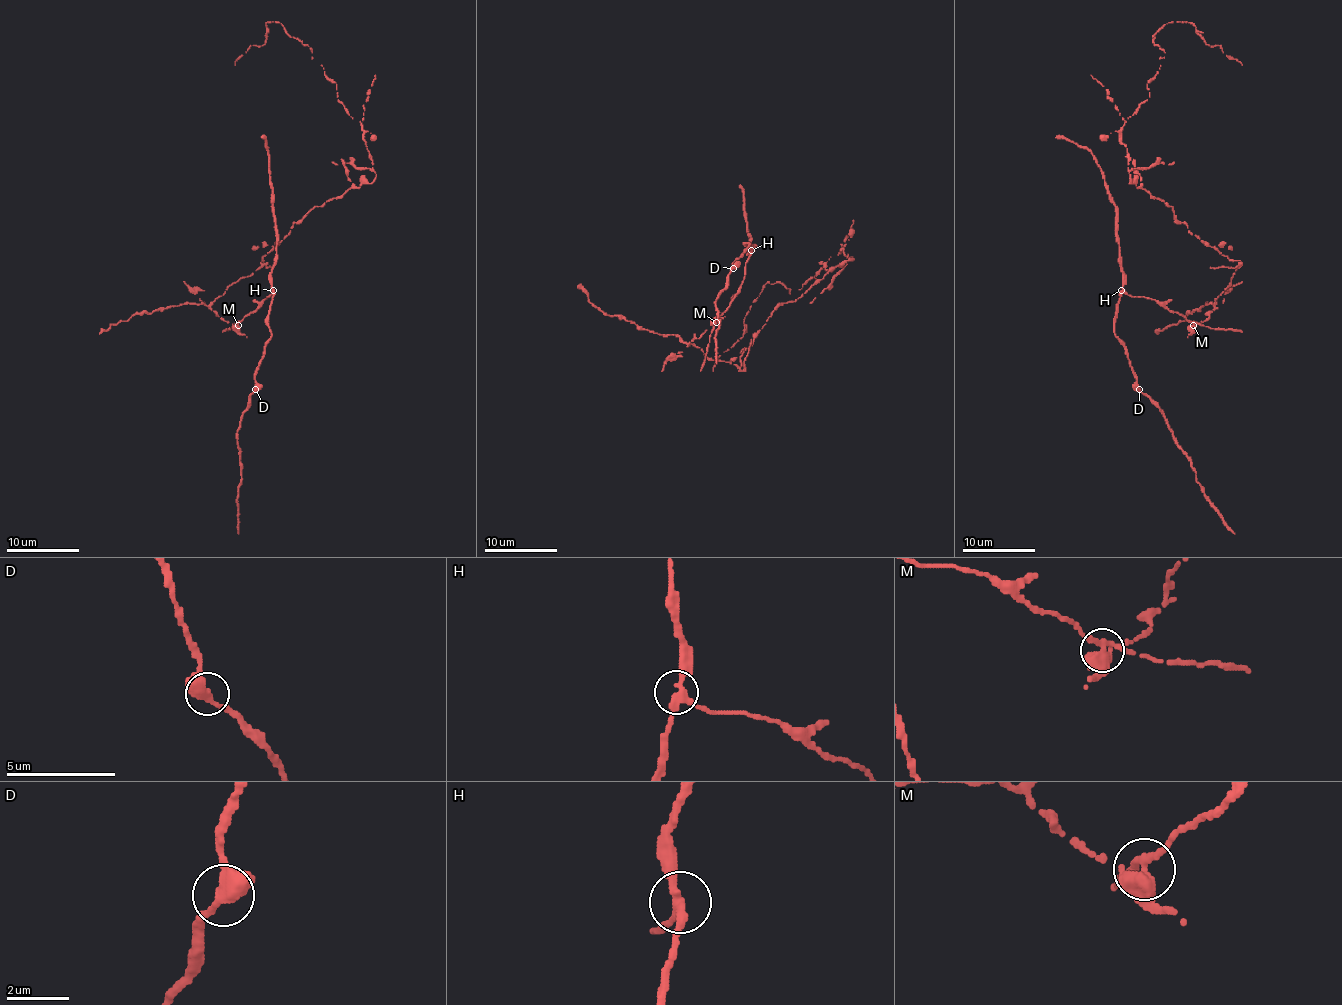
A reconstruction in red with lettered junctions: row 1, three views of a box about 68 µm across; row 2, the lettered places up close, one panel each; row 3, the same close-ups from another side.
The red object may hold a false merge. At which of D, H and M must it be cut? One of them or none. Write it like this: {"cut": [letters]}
{"cut": ["M"]}

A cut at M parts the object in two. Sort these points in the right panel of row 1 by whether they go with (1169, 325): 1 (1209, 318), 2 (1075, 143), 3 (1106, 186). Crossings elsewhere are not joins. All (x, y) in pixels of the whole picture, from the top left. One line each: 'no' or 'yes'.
1: yes
2: no
3: no

